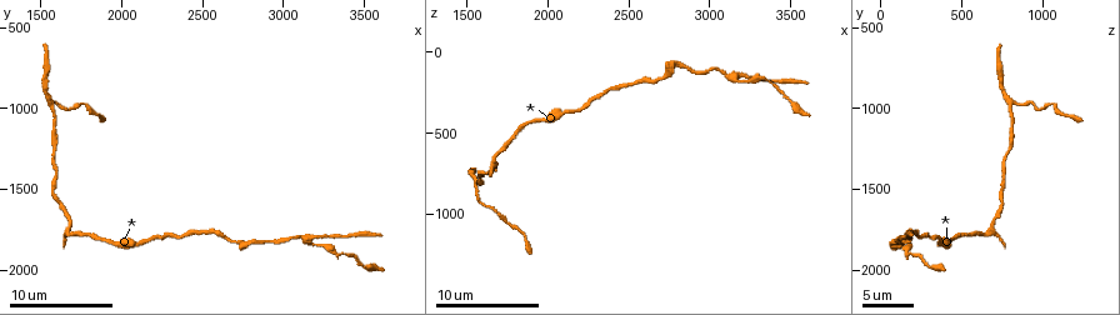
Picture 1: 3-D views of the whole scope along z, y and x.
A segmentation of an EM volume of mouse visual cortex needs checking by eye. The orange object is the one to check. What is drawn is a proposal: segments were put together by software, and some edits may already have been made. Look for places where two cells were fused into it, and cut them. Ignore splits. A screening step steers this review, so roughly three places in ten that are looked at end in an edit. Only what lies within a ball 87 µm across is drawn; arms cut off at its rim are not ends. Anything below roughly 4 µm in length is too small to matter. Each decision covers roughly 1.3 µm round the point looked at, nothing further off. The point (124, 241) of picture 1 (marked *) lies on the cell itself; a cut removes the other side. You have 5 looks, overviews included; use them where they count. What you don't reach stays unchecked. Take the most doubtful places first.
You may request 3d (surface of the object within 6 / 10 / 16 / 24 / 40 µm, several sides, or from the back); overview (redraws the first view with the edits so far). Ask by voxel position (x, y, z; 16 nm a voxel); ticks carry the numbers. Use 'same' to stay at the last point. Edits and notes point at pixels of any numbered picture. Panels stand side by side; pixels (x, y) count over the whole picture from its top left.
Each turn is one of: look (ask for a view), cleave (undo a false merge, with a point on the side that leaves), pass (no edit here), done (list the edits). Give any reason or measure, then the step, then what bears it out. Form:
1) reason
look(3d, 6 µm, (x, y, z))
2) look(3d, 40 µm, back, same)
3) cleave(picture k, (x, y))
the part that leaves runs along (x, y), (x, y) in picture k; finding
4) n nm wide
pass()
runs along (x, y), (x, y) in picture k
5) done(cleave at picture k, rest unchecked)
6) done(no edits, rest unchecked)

side arm on a straight run
look(3d, 10 µm, (3160, 1840, 140))

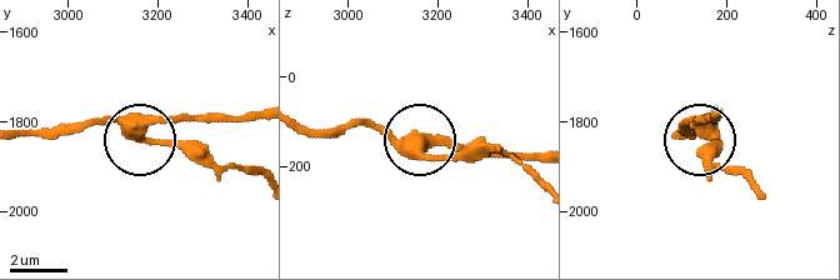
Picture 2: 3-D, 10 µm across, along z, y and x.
3 arms
pass()
runs along (26, 133), (120, 125), (141, 135), (178, 118), (233, 118) in picture 2; all the same cell

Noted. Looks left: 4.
three arms meet
look(3d, 10 µm, (1560, 960, 820))

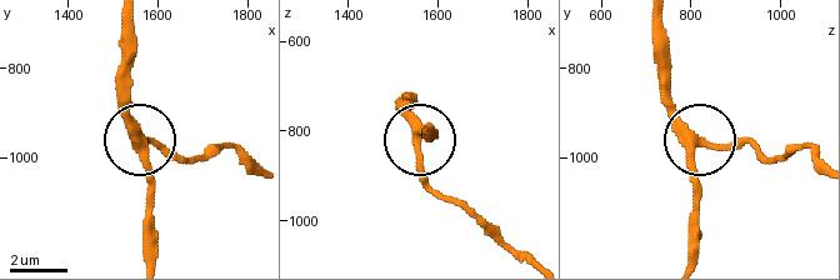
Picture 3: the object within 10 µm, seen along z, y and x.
3 arms
pass()
all the same cell

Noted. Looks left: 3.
calibre changes
look(3d, 10 µm, (2840, 1820, 100))

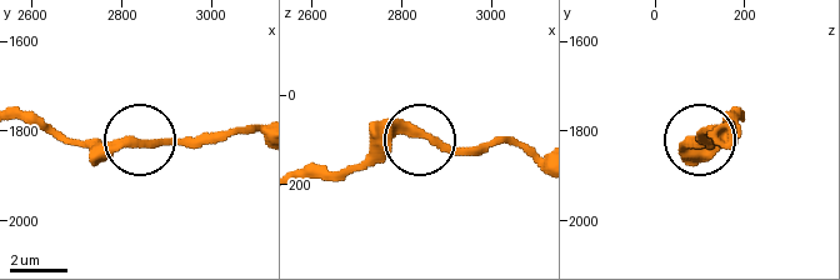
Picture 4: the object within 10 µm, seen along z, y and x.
look(3d, 10 µm, back, (2830, 1820, 85))

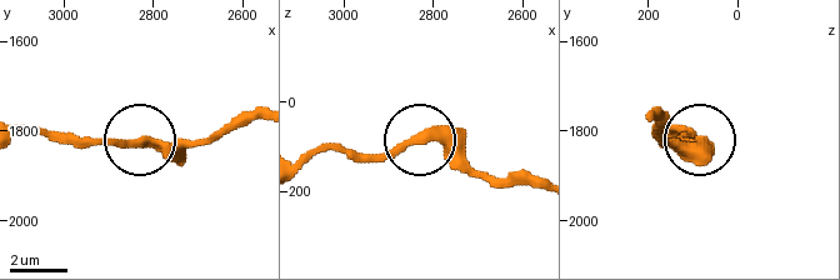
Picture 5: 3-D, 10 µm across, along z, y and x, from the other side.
320 nm wide
pass()
runs along (255, 120), (226, 125), (198, 141), (79, 141) in picture 5; one cell here

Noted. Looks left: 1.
done(no edits, rest unchecked)

